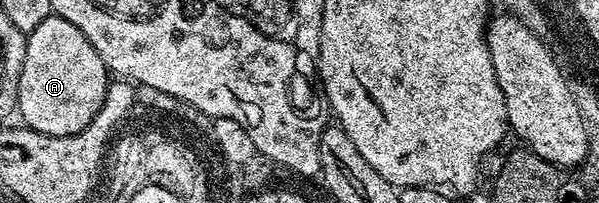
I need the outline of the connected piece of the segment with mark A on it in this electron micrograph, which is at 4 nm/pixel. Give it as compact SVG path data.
M57 16L44 19L26 40L17 113L31 130L48 136L77 136L100 112L106 99L108 71L76 24Z

